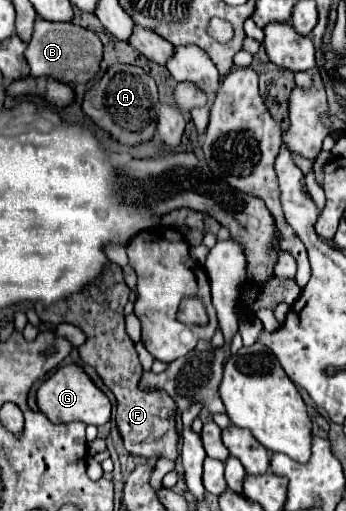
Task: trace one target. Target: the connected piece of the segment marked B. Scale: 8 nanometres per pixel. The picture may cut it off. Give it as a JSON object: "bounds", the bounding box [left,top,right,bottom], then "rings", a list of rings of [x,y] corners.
{"bounds":[25,21,103,83],"rings":[[[35,21],[33,39],[25,51],[25,59],[31,67],[31,77],[51,77],[71,83],[89,83],[97,73],[103,59],[103,43],[97,33],[91,33],[73,23],[53,23],[53,21]]]}

